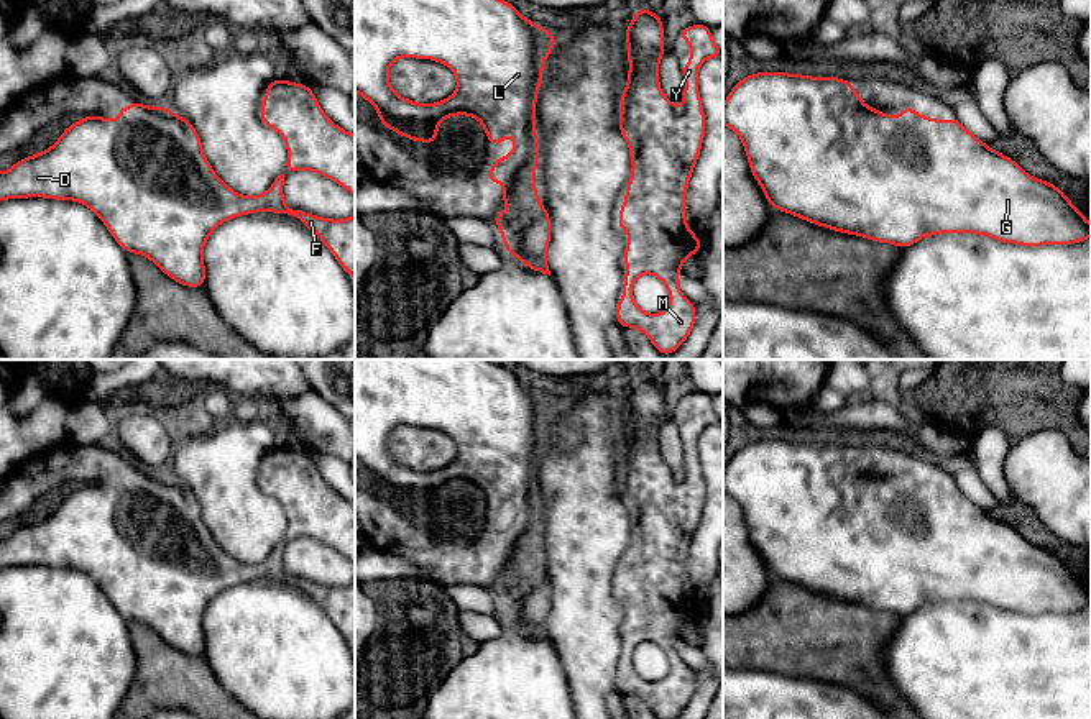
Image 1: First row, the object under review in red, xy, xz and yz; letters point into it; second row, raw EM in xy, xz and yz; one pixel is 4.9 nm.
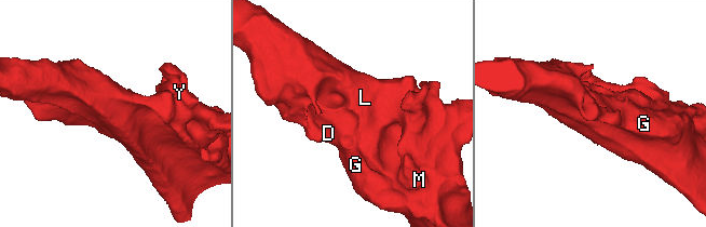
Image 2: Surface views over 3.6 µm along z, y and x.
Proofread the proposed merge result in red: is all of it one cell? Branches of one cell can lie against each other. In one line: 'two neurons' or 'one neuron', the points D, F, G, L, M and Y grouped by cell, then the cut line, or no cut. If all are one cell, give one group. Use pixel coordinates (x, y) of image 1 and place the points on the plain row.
one neuron | D F G L M Y | no cut

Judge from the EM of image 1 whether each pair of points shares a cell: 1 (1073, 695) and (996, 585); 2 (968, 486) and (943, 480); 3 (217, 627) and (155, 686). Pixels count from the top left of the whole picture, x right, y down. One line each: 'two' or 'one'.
1: two
2: two
3: two

